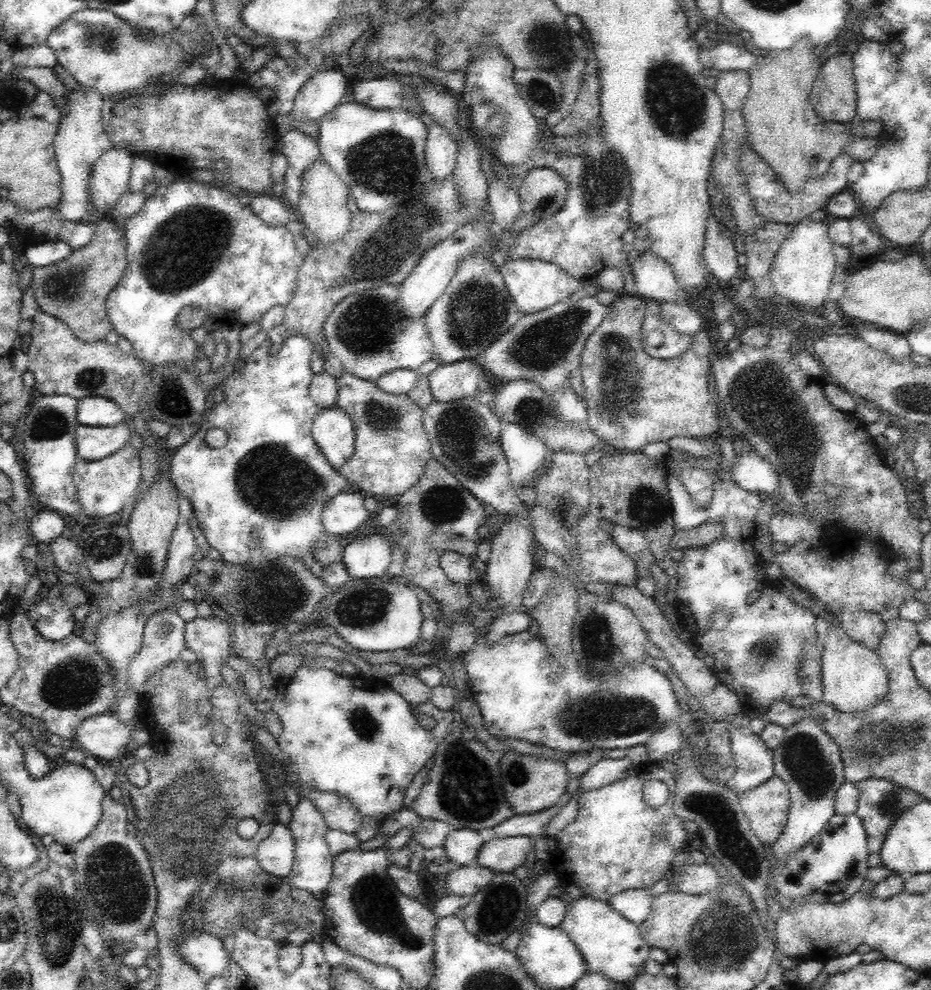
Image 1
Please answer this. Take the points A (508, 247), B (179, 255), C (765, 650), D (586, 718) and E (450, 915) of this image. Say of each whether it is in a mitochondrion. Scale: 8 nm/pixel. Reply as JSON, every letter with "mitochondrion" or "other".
{"A":"other","B":"mitochondrion","C":"mitochondrion","D":"mitochondrion","E":"other"}

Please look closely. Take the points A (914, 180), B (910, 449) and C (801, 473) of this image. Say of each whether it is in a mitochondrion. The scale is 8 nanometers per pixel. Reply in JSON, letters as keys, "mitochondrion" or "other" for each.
{"A":"other","B":"other","C":"mitochondrion"}

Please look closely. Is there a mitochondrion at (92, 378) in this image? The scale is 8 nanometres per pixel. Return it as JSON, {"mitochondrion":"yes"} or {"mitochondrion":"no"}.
{"mitochondrion":"yes"}

